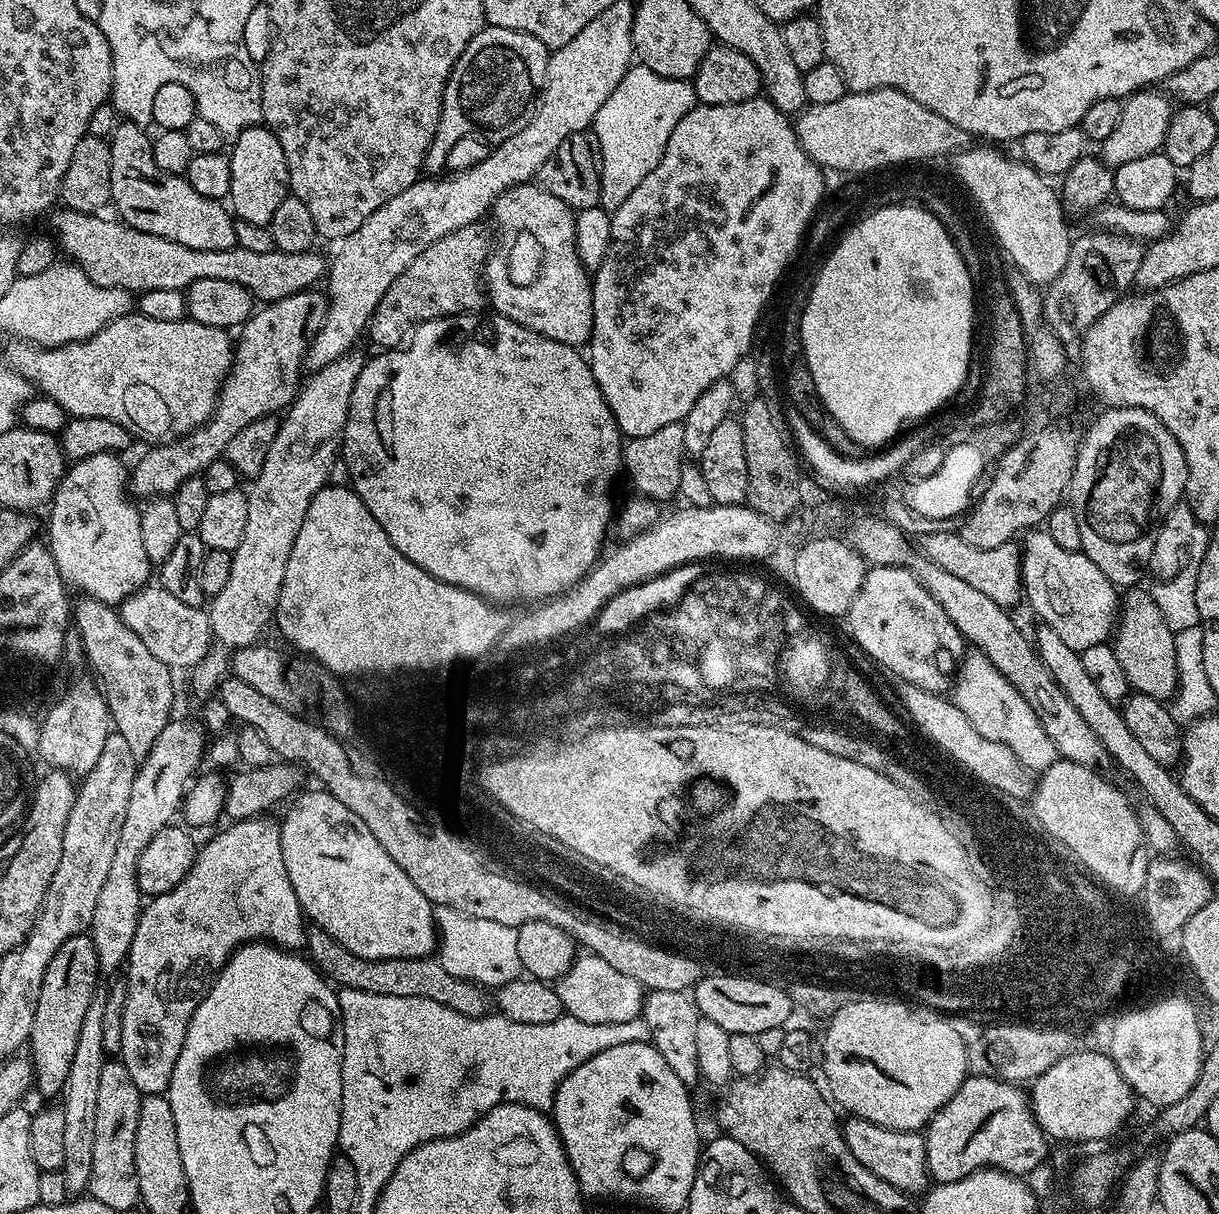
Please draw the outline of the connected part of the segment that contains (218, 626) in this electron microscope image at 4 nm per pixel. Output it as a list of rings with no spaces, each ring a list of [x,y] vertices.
[[[347,352],[342,358],[313,371],[312,377],[303,381],[296,399],[283,413],[278,434],[274,442],[270,442],[266,462],[262,462],[262,470],[249,483],[252,485],[247,485],[245,537],[232,553],[230,579],[225,589],[211,599],[212,606],[208,608],[215,646],[188,674],[198,698],[213,695],[219,689],[231,671],[230,652],[253,645],[266,624],[275,617],[290,550],[314,494],[329,483],[331,468],[342,448],[350,398],[365,361],[358,352]]]

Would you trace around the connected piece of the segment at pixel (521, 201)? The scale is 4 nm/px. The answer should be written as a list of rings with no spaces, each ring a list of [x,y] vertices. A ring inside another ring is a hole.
[[[529,182],[526,184],[515,184],[512,188],[504,189],[502,195],[492,202],[491,216],[493,222],[496,223],[496,232],[494,228],[494,243],[488,253],[488,261],[484,263],[484,275],[482,277],[486,289],[486,300],[490,308],[492,304],[491,311],[510,318],[514,322],[518,322],[546,338],[554,338],[554,342],[568,344],[577,350],[583,349],[592,338],[592,323],[594,322],[592,276],[589,269],[585,268],[584,263],[580,261],[580,255],[578,254],[578,246],[576,245],[576,212],[574,209],[566,206],[566,202],[562,202],[562,198],[554,198],[554,194],[550,194],[547,190],[541,188],[539,183]]]

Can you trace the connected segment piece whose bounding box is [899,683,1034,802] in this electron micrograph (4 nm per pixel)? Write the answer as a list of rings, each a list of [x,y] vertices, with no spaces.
[[[901,683],[899,687],[901,702],[913,722],[928,737],[927,743],[943,751],[971,779],[979,780],[1013,800],[1024,802],[1033,795],[1034,776],[1030,769],[1002,742],[984,740],[982,734],[978,734],[971,725],[970,719],[966,718],[966,714],[947,695],[924,691],[913,684]]]

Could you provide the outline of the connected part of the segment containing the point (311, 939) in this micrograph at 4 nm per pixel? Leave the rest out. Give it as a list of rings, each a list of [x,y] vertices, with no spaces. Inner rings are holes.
[[[312,926],[305,933],[305,947],[309,959],[317,967],[317,969],[335,985],[354,988],[358,990],[366,990],[368,993],[386,994],[390,997],[424,997],[430,998],[443,1005],[450,1006],[452,1010],[458,1013],[466,1014],[468,1017],[480,1017],[487,1015],[492,1007],[491,995],[483,985],[479,985],[470,980],[454,978],[454,976],[446,972],[446,968],[440,964],[439,959],[435,957],[418,958],[390,958],[390,959],[366,959],[358,958],[357,955],[350,953],[336,939],[330,938],[328,934],[321,928]]]

